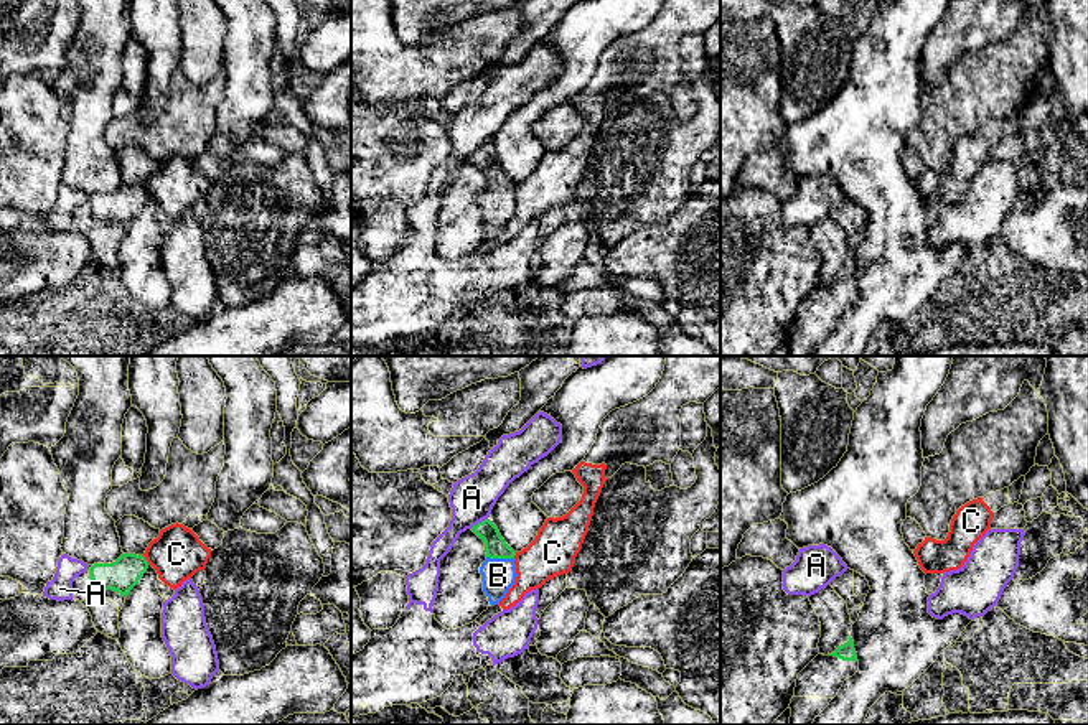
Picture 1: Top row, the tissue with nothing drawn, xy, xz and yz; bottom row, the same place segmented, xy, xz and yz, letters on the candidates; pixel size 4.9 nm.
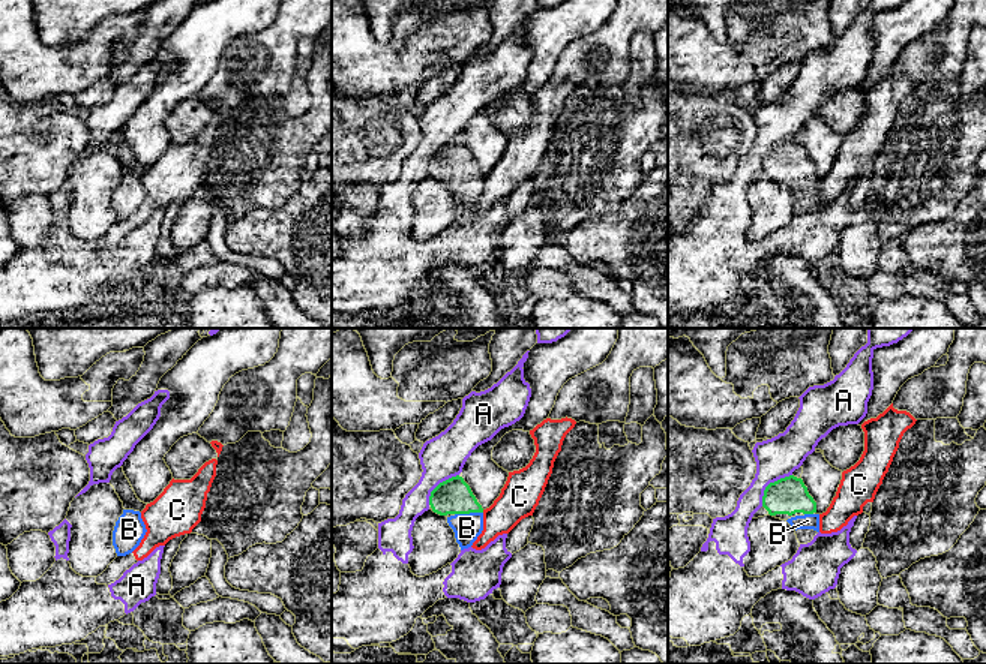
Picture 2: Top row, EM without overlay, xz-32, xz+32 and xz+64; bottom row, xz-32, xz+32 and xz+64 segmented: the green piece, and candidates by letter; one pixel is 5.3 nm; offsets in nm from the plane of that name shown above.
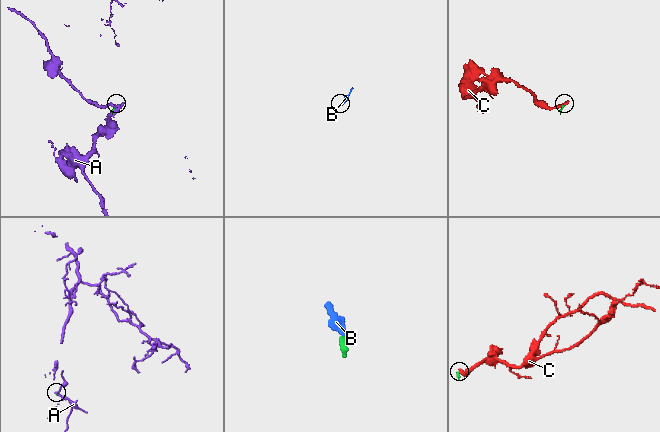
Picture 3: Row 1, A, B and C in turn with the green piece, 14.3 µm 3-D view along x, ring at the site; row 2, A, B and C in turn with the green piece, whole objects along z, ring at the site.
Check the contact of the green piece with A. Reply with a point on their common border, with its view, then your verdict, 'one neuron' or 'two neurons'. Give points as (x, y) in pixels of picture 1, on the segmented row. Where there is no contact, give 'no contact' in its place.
xz (478, 523) | two neurons

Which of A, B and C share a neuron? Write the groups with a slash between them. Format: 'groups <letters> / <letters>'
groups A / B / C

